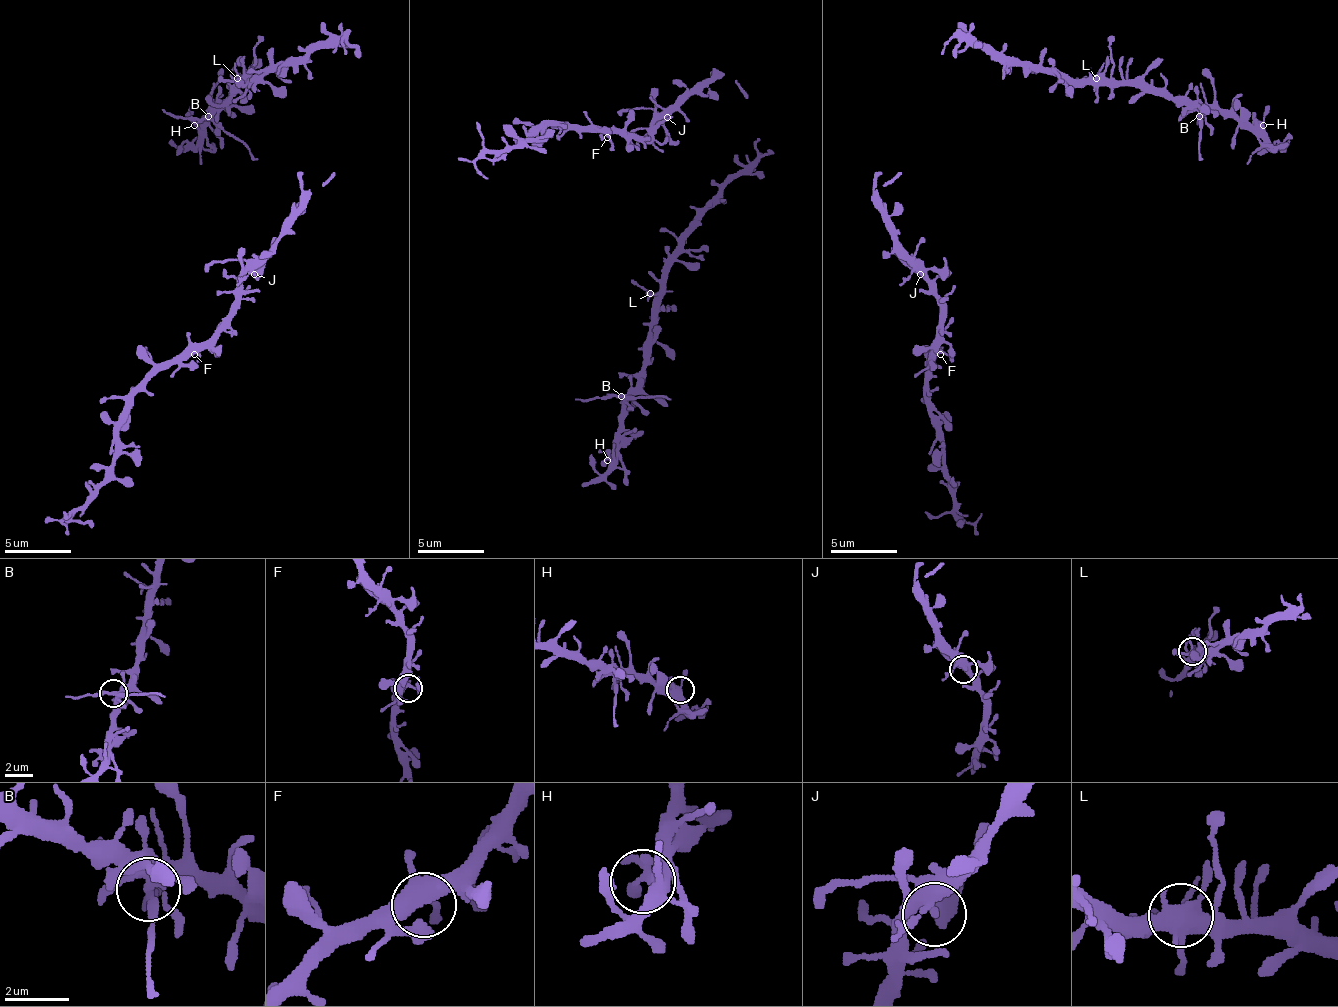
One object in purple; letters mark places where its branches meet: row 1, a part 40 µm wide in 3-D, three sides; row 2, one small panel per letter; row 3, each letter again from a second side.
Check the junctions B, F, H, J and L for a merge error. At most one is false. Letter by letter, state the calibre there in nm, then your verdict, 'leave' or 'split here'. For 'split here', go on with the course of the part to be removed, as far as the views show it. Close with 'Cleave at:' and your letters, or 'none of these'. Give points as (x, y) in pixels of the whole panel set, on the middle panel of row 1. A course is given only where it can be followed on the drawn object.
B: 340 nm thick; split here; foreign part runs (620, 397), (667, 397)
F: 400 nm thick; leave
H: 360 nm thick; leave
J: 360 nm thick; leave
L: 280 nm thick; leave
Cleave at: B

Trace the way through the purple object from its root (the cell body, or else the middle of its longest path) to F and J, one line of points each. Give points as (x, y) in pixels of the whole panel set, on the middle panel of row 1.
F: (717, 77), (713, 74), (717, 74), (707, 84), (690, 91), (647, 137), (620, 137), (617, 134), (607, 137)
J: (717, 77), (713, 74), (717, 74), (707, 84), (697, 87), (667, 117)

